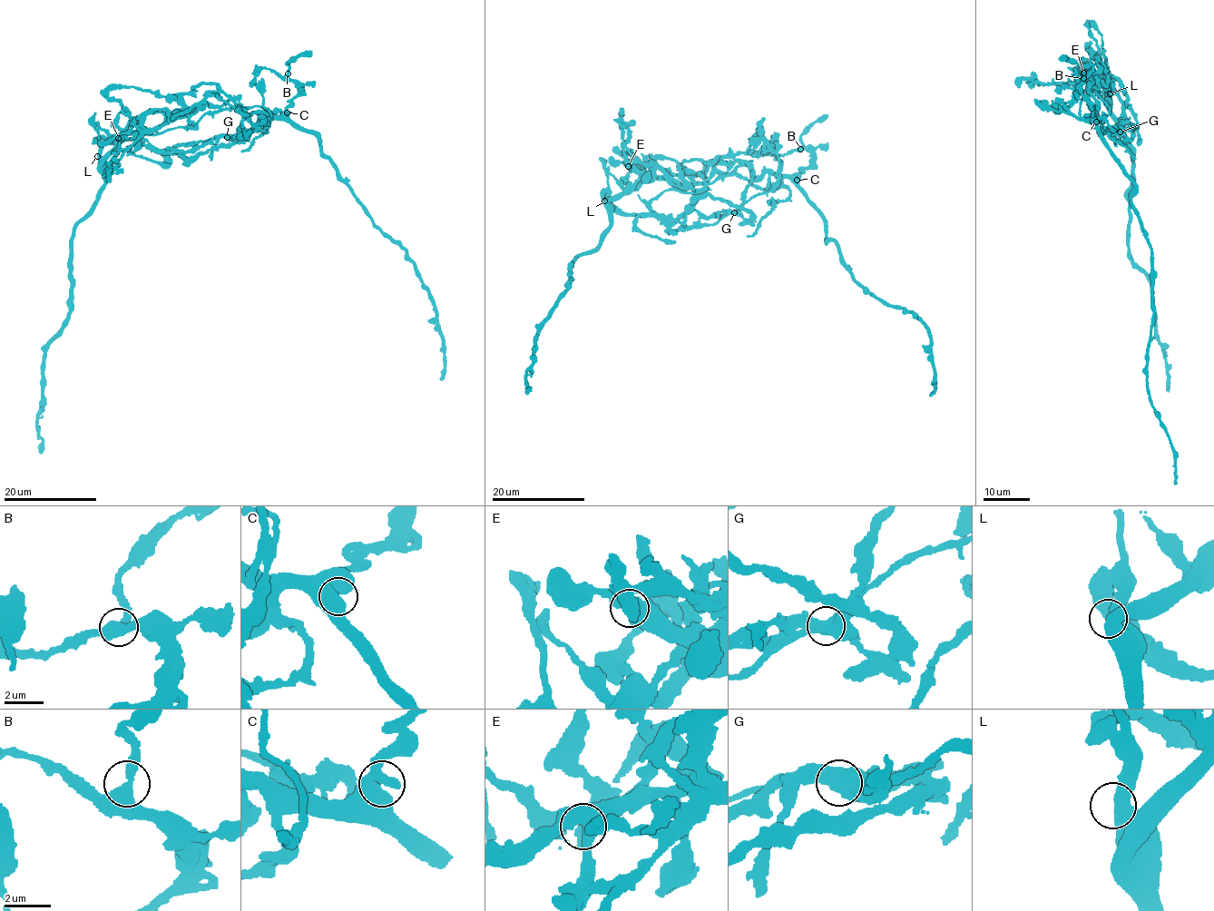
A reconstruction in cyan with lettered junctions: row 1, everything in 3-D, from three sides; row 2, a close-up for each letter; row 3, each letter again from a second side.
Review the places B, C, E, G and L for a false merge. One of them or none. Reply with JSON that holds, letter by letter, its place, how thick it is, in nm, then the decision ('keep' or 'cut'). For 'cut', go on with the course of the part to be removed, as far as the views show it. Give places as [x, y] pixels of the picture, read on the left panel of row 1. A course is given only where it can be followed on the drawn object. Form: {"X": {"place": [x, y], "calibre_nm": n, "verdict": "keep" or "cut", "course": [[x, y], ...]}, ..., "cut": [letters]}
{"B": {"place": [288, 73], "calibre_nm": 440, "verdict": "keep"}, "C": {"place": [287, 112], "calibre_nm": 750, "verdict": "keep"}, "E": {"place": [118, 138], "calibre_nm": 550, "verdict": "keep"}, "G": {"place": [227, 137], "calibre_nm": 600, "verdict": "cut", "course": [[228, 137], [255, 112], [316, 136], [339, 180], [417, 271], [442, 338], [440, 380]]}, "L": {"place": [97, 156], "calibre_nm": 480, "verdict": "keep"}, "cut": ["G"]}

